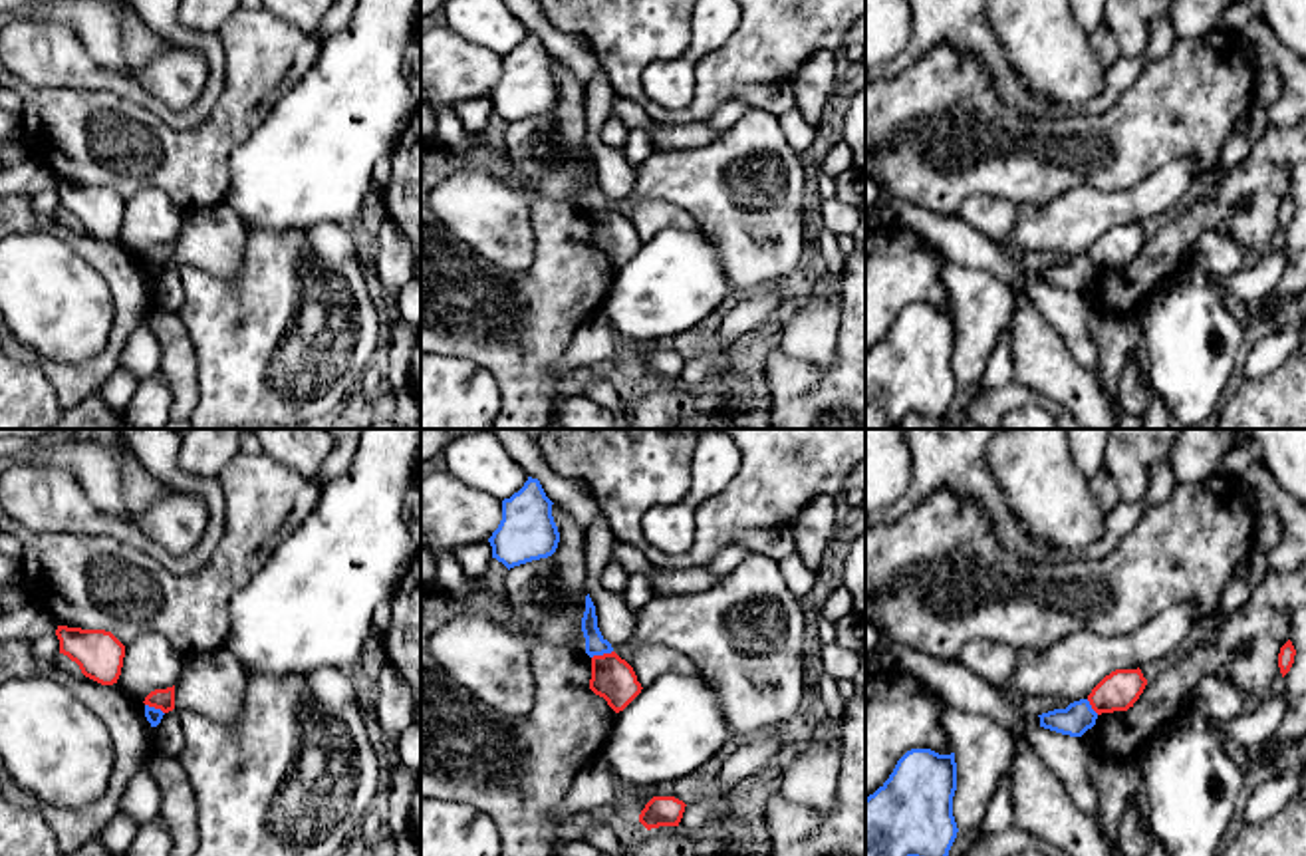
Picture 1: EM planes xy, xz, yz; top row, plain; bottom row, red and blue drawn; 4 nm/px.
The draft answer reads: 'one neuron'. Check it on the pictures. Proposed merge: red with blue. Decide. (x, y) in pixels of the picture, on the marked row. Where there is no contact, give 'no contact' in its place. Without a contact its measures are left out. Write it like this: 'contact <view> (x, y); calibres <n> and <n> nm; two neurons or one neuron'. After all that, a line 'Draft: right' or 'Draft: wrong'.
contact xz (604, 654); calibres 180 and 80 nm; two neurons
Draft: wrong

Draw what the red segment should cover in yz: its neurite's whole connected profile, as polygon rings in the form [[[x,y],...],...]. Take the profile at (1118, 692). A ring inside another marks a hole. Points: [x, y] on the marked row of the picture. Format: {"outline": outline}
{"outline": [[[1115,669],[1088,695],[1092,709],[1102,713],[1127,711],[1147,685],[1141,669]]]}

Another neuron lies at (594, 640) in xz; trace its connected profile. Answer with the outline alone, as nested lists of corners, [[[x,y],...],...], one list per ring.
[[[589,594],[586,596],[586,612],[582,618],[582,632],[586,638],[586,653],[589,657],[613,651],[611,643],[601,636],[601,632],[597,628],[595,606],[593,606]]]

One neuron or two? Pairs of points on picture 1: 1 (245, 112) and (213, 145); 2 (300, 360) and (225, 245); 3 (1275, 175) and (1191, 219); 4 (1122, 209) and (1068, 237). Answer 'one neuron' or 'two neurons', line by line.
1: one neuron
2: two neurons
3: one neuron
4: one neuron

